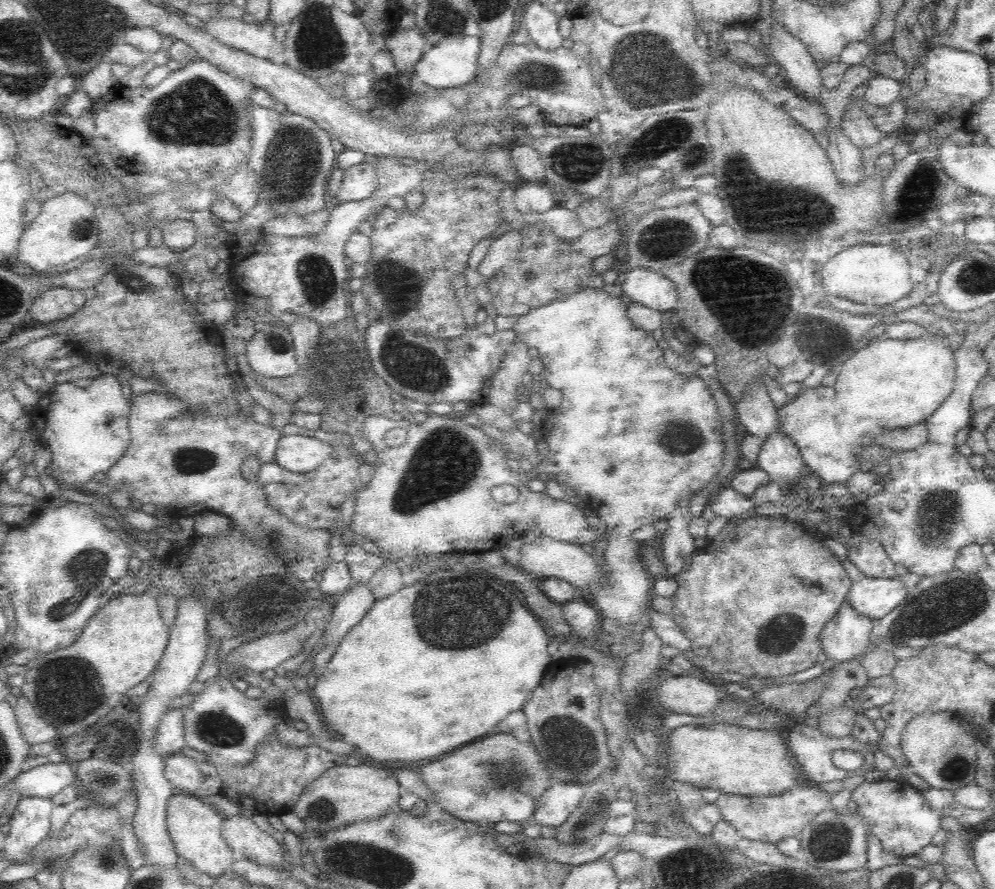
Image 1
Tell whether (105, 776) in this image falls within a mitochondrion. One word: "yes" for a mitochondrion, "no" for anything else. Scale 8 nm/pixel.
yes

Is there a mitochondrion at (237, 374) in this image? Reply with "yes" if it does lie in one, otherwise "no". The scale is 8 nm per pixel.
no

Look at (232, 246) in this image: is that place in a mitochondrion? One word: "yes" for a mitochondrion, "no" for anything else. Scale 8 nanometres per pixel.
no

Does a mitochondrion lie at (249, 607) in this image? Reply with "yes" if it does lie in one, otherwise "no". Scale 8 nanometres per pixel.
yes

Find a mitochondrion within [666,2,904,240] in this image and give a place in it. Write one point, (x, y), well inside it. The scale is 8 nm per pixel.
(804, 216)

